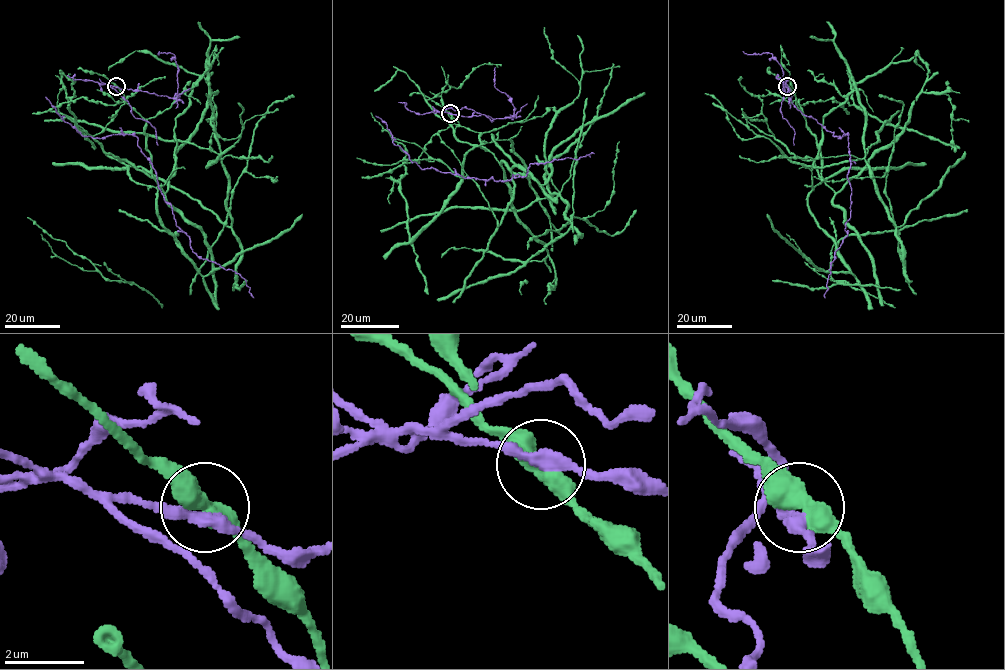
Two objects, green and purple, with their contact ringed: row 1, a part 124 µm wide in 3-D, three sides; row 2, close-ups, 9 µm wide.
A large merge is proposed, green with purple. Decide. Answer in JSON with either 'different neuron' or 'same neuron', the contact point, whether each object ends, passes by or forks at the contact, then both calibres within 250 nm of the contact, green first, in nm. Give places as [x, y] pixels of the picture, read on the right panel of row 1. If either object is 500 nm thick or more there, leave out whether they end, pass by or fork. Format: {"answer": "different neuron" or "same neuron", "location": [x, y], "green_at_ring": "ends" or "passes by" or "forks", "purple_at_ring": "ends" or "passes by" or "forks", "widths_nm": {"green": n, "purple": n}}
{"answer": "different neuron", "location": [787, 86], "green_at_ring": "passes by", "purple_at_ring": "passes by", "widths_nm": {"green": 480, "purple": 320}}

